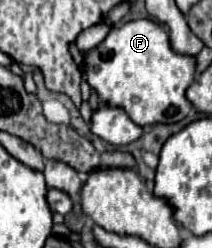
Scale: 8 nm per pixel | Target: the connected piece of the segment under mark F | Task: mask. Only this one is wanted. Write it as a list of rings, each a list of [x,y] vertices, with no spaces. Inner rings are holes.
[[[130,20],[110,28],[100,46],[84,56],[82,80],[98,94],[102,104],[122,108],[138,126],[180,122],[192,104],[186,98],[186,88],[194,82],[196,60],[176,54],[168,34],[152,20]]]

